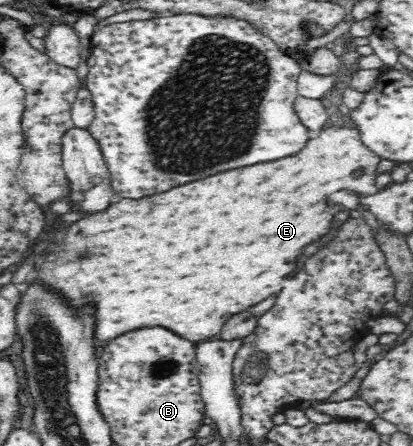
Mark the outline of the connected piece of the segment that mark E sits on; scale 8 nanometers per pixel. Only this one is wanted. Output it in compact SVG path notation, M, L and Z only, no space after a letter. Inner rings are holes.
M332 126L328 129L322 129L312 135L304 151L290 159L278 159L278 163L264 163L258 167L246 167L238 171L226 171L222 175L214 175L210 179L202 179L198 183L188 183L186 187L174 187L172 191L166 191L162 195L152 195L150 199L120 199L118 203L112 203L106 211L88 215L80 221L74 221L64 228L64 235L60 241L54 241L52 249L48 243L44 263L40 263L36 271L36 283L40 283L44 289L58 293L72 311L80 311L76 315L82 315L82 307L90 307L94 313L94 339L98 341L112 342L130 331L146 329L146 327L164 327L168 331L174 331L182 339L187 339L192 343L204 342L218 335L222 331L222 325L236 313L246 311L248 307L260 303L262 299L270 297L274 287L282 277L292 273L296 269L298 257L302 255L304 247L318 241L322 235L326 235L330 229L331 222L336 213L342 209L340 203L330 201L329 198L338 191L346 191L358 198L374 195L377 192L375 187L375 177L378 174L376 167L382 159L379 159L373 151L370 151L359 138L359 133L353 127Z

